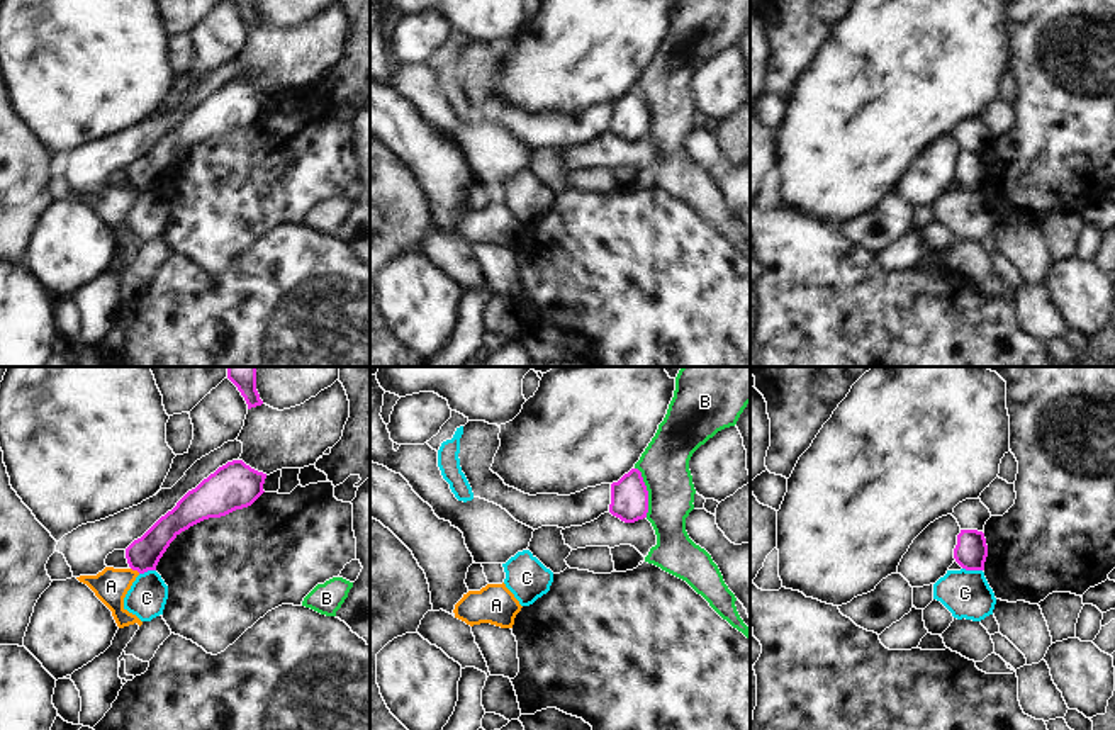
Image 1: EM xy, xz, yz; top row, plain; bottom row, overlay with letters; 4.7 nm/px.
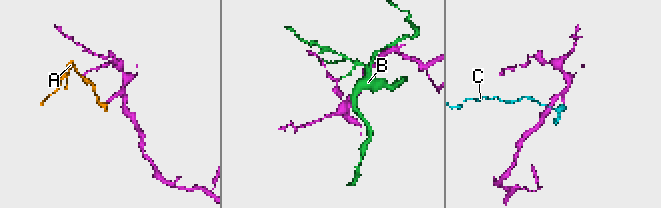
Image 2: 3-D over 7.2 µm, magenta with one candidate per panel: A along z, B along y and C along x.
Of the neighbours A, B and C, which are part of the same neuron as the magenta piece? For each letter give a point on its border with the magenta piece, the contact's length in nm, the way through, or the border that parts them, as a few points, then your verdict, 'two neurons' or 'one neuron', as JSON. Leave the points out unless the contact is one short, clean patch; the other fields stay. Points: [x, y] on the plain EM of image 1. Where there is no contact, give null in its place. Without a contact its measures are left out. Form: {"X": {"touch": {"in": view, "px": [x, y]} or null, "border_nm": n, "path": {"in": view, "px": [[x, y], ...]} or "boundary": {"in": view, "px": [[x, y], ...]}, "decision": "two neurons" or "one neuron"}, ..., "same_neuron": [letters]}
{"A": {"touch": {"in": "xy", "px": [136, 189]}, "border_nm": 50, "boundary": {"in": "xy", "px": [[131, 187], [140, 192]]}, "decision": "two neurons"}, "B": {"touch": {"in": "xz", "px": [647, 112]}, "border_nm": 240, "decision": "two neurons"}, "C": {"touch": {"in": "yz", "px": [973, 189]}, "border_nm": 100, "boundary": {"in": "yz", "px": [[963, 187], [981, 190]]}, "decision": "two neurons"}, "same_neuron": []}

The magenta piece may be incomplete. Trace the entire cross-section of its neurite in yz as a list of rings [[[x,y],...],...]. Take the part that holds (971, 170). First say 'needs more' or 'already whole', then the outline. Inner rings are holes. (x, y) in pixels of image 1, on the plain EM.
already whole; [[[961,149],[954,168],[955,182],[966,190],[984,190],[988,165],[983,151]]]

